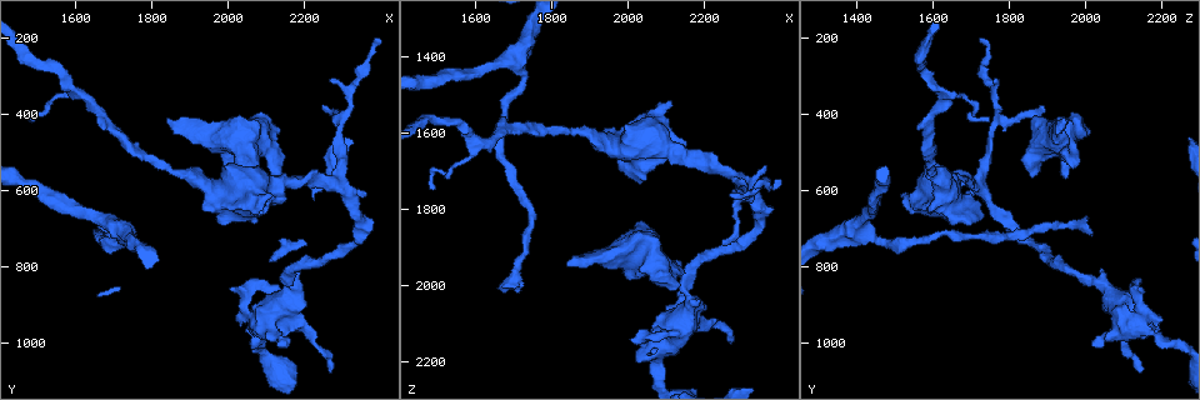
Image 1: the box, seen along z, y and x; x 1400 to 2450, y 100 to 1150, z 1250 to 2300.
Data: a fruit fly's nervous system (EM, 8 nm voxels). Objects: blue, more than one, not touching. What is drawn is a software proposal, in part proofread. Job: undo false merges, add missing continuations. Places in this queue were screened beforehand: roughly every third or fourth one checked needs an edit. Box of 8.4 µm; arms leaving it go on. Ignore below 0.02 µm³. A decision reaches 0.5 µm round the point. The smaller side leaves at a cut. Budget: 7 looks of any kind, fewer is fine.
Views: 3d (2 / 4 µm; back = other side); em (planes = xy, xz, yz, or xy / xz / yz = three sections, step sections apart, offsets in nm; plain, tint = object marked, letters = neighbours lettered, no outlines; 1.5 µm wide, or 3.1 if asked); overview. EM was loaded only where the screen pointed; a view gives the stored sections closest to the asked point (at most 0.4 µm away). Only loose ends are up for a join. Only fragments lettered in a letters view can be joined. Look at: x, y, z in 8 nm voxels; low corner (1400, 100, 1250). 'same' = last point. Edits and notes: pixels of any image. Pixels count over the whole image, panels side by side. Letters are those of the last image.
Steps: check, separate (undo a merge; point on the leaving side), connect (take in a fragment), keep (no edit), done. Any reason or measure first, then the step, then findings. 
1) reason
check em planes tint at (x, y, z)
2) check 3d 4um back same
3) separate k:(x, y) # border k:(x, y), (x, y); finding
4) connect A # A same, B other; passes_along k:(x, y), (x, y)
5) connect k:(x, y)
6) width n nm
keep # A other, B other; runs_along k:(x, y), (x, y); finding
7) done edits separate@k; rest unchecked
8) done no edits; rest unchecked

an open end
check em planes letters at (2125, 570, 1945)

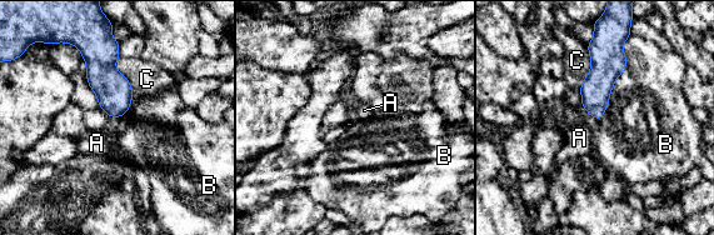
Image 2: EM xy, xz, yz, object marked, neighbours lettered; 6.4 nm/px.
keep # A other, B other, C other; border 2:(624, 69), (599, 120); none of them fits

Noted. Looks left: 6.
an open end
check 3d 2um at (1845, 415, 1935)

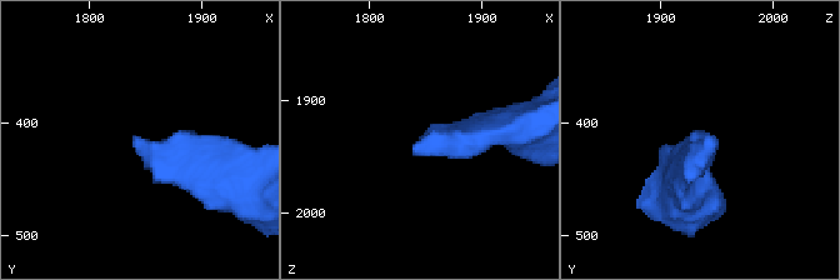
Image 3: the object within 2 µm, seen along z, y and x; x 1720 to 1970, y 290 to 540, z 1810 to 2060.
need the tissue
check em xz step 4 letters at (1840, 414, 1938)

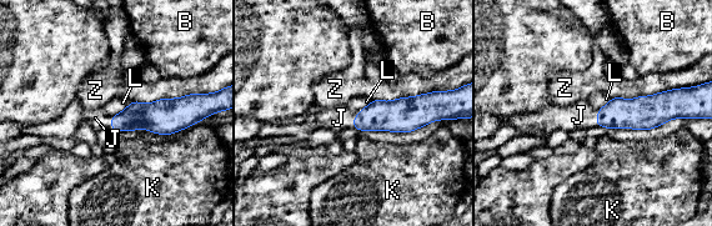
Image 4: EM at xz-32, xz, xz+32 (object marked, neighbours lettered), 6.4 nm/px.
width 160 nm
connect J # B other, J same, K other, L other, Z other; passes_along 4:(379, 115), (354, 120), (339, 117); the neuron continues

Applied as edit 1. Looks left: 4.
two arms in line, one across
check 3d 4um at (1705, 705, 1390)

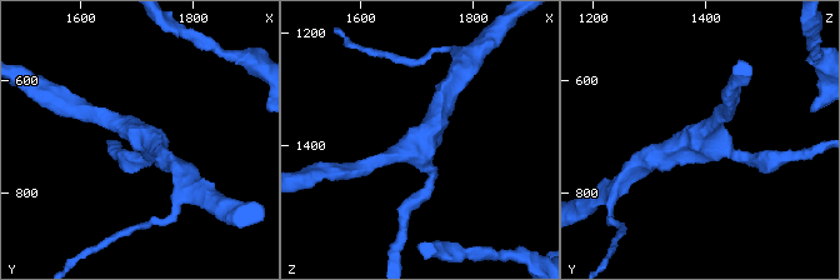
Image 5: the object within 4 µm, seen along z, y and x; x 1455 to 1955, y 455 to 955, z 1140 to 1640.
check em planes tint at (1700, 695, 1390)

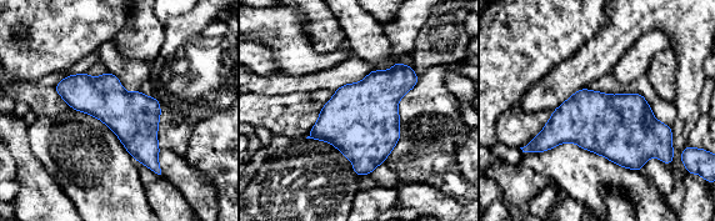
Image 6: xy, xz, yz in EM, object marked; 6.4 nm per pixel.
check em planes letters same

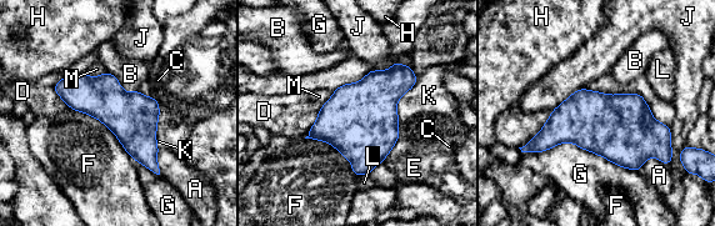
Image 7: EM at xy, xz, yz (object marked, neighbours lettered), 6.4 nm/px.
arms 3
keep # A other, B other, C other, D other, E other, F other, G other, H other, J other, K other, L other, M other; border 7:(106, 71), (125, 91), (138, 90); one neuron here

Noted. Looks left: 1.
done edits connect@4; rest unchecked

